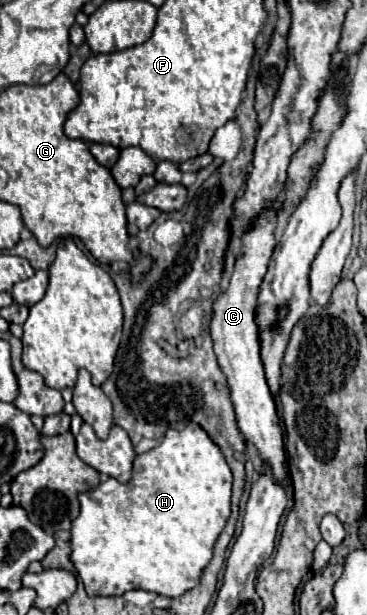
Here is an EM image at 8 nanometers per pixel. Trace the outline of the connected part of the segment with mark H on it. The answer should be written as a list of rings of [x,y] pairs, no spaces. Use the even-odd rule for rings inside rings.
[[[189,424],[179,432],[167,430],[163,442],[139,454],[135,458],[133,478],[127,484],[107,478],[97,488],[81,492],[81,512],[71,522],[71,562],[83,580],[85,592],[89,596],[121,596],[127,590],[141,588],[175,598],[195,588],[213,556],[215,540],[229,518],[231,482],[233,476],[221,450],[201,426]]]

